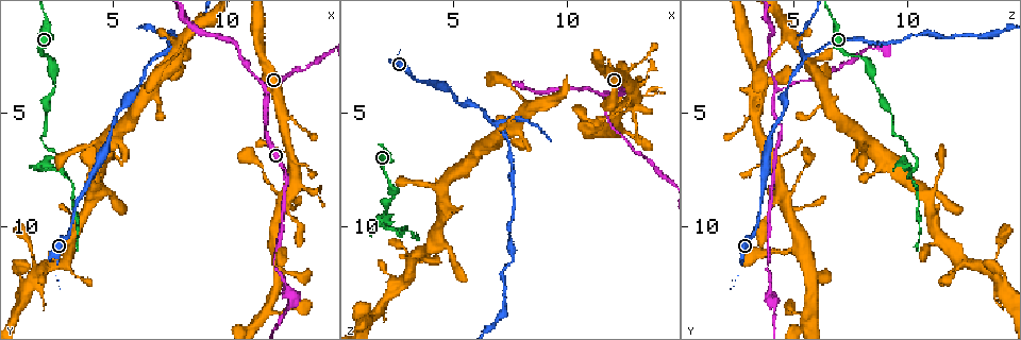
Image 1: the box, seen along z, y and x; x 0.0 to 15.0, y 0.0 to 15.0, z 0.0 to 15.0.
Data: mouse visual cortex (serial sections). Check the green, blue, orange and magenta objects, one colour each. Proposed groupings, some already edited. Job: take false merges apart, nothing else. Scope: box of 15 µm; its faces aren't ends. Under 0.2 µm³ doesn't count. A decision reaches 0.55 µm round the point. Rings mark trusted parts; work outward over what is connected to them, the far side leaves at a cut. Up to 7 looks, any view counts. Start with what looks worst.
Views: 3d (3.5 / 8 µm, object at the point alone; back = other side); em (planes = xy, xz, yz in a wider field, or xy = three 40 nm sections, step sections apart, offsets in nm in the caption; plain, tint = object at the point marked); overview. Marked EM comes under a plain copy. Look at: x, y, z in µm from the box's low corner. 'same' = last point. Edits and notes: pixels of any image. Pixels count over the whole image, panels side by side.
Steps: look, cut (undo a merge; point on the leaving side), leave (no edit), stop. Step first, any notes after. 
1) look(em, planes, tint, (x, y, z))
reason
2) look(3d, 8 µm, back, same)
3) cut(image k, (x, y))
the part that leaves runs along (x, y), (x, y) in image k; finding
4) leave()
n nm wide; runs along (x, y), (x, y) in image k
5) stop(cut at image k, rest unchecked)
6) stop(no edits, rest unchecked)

look(3d, 8 µm, (7.0, 2.4, 5.7))
a fork

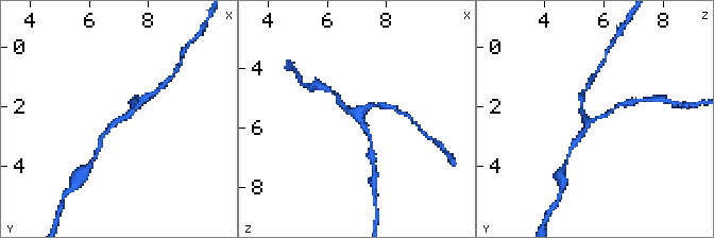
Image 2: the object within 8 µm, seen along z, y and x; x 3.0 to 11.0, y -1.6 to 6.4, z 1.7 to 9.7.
look(em, xy, step 3, tint, (6.9, 2.5, 5.6))
need the tissue

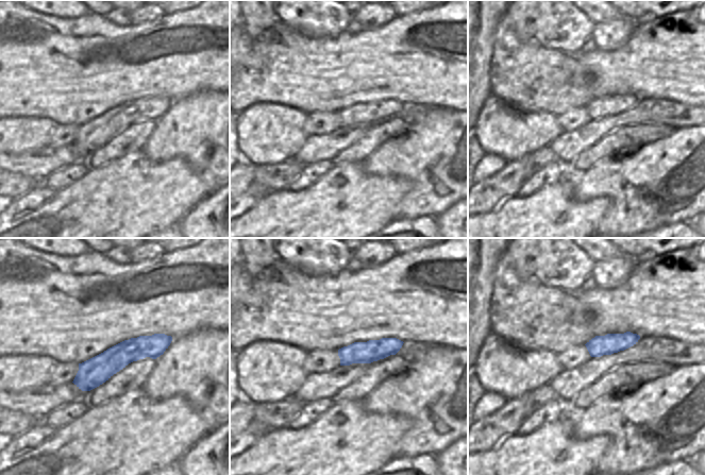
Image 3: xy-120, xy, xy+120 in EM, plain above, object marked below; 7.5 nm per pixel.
leave()
arms of 150, 200, 200 nm; runs along (168, 338), (128, 351), (77, 382) in image 3; all the same cell

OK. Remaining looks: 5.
look(3d, 3.5 µm, (2.7, 7.5, 10.3))

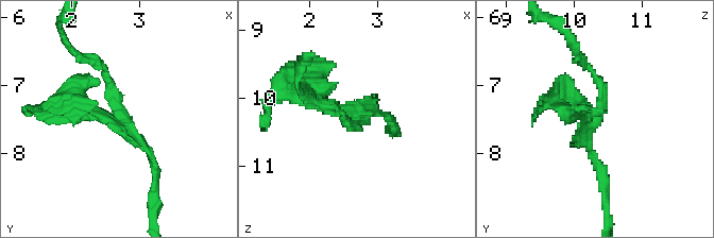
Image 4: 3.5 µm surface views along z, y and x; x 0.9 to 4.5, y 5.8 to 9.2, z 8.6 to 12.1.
look(em, xy, step 1, tint, (2.70, 7.45, 10.35))

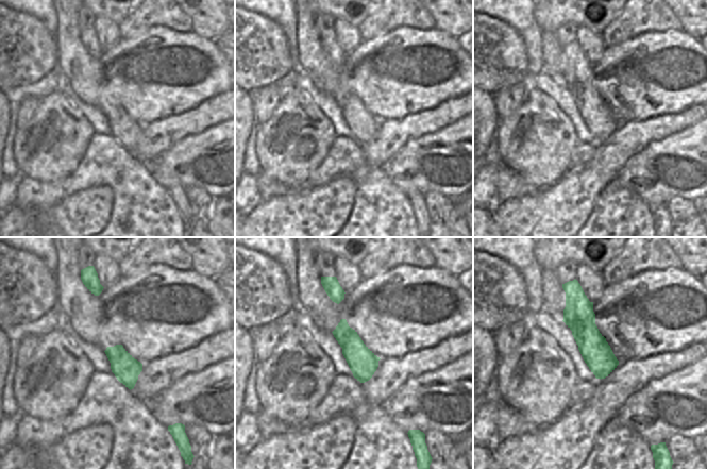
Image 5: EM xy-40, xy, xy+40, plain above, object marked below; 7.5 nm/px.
look(em, xy, step 2, tint, same)
another direction

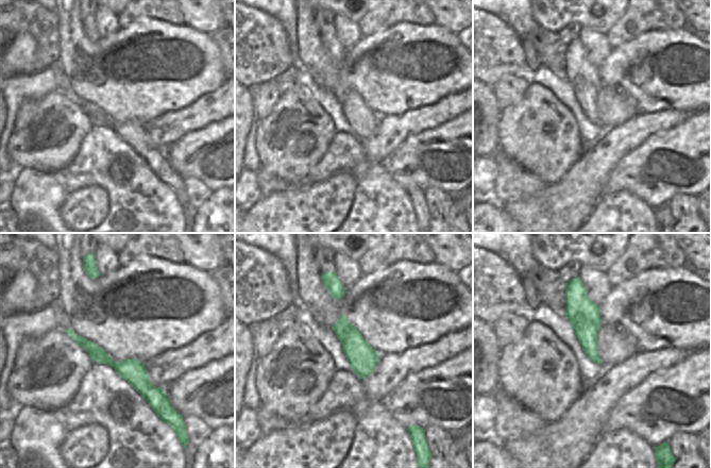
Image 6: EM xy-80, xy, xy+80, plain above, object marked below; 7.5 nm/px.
leave()
runs along (581, 61), (602, 87), (597, 116), (562, 94) in image 4; all the same cell

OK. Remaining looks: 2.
look(3d, 3.5 µm, (11.7, 3.9, 4.3))
three arms meet

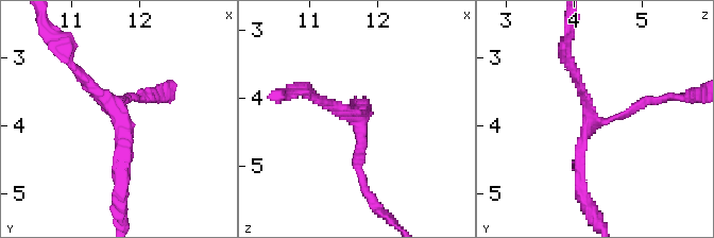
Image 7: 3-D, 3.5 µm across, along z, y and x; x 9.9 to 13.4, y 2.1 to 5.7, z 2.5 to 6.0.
look(em, xy, step 5, tint, (11.80, 4.00, 4.25))
now the EM

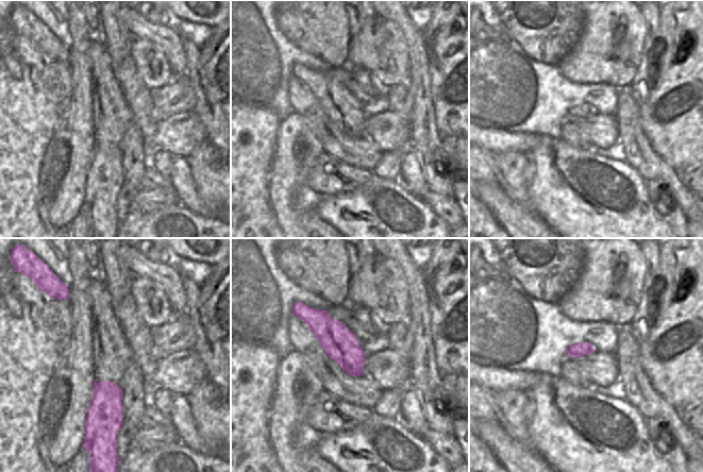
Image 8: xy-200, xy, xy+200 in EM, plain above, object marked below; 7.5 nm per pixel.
leave()
arms of 150, 150, 150 nm; runs along (121, 191), (124, 122), (75, 70) in image 7; continuous, no second cell

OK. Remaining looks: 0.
stop(no edits, rest unchecked)

